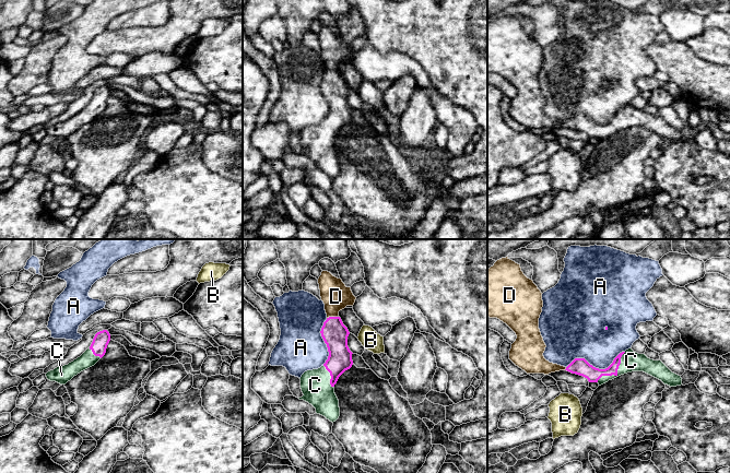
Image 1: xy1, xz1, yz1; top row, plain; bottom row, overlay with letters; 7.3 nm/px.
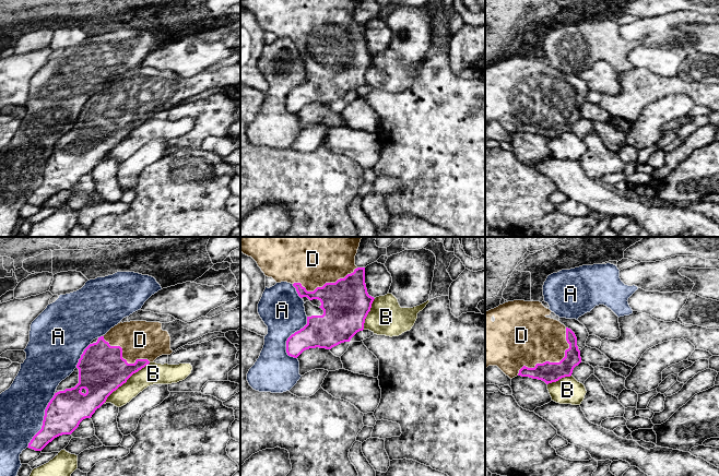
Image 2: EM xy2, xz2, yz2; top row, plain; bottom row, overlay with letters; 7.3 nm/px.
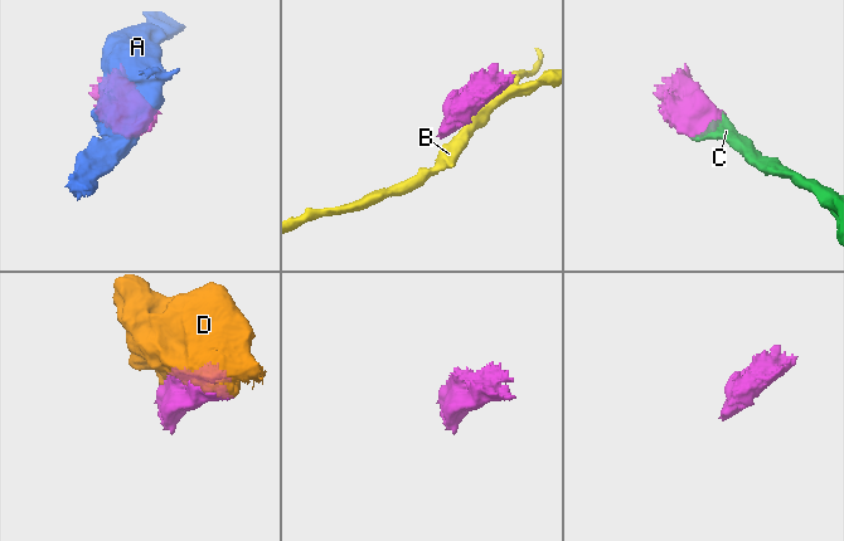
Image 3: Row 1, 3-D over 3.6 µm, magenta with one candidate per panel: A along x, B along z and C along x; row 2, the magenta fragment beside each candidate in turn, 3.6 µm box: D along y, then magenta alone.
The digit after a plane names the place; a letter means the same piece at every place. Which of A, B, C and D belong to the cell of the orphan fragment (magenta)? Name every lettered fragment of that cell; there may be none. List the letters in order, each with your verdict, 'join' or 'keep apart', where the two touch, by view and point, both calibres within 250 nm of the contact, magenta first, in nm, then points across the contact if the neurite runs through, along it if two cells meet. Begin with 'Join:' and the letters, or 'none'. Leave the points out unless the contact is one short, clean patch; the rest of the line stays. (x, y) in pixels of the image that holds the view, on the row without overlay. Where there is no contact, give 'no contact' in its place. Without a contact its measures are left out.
Join: C, D
A: keep apart; contact yz1 (596, 123); calibres 130 and 320 nm
B: keep apart; contact xy2 (126, 137); calibres 360 and 160 nm
C: join; contact yz1 (616, 128); calibres 110 and 150 nm
D: join; contact yz2 (553, 118); calibres 150 and 380 nm

